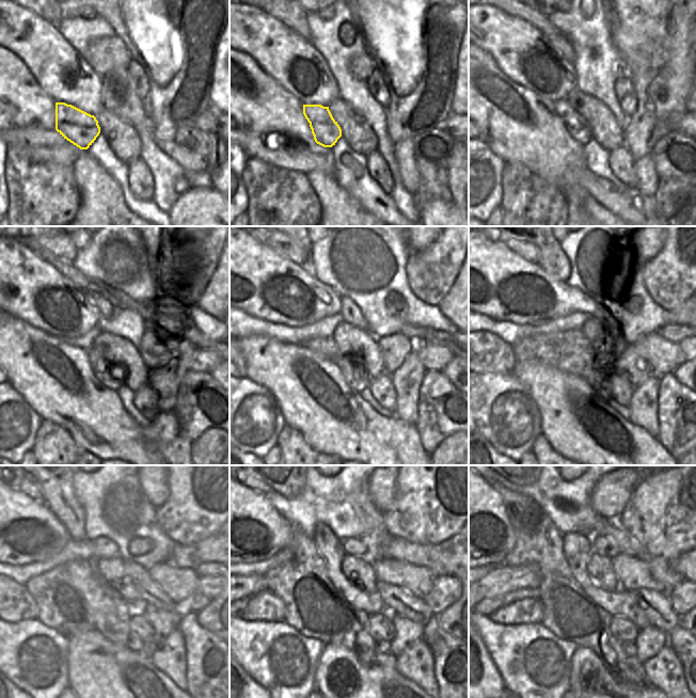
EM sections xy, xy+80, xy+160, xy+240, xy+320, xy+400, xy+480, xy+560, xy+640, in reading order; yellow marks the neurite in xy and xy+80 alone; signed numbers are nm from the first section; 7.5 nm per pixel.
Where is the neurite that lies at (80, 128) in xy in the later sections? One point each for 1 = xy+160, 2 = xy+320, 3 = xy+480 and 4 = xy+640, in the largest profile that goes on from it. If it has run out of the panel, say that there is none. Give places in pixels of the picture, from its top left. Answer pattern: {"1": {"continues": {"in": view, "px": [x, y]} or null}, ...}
{"1": {"continues": {"in": "xy+160", "px": [575, 126]}}, "2": {"continues": {"in": "xy+320", "px": [356, 378]}}, "3": {"continues": {"in": "xy+480", "px": [133, 644]}}, "4": {"continues": {"in": "xy+640", "px": [629, 648]}}}

